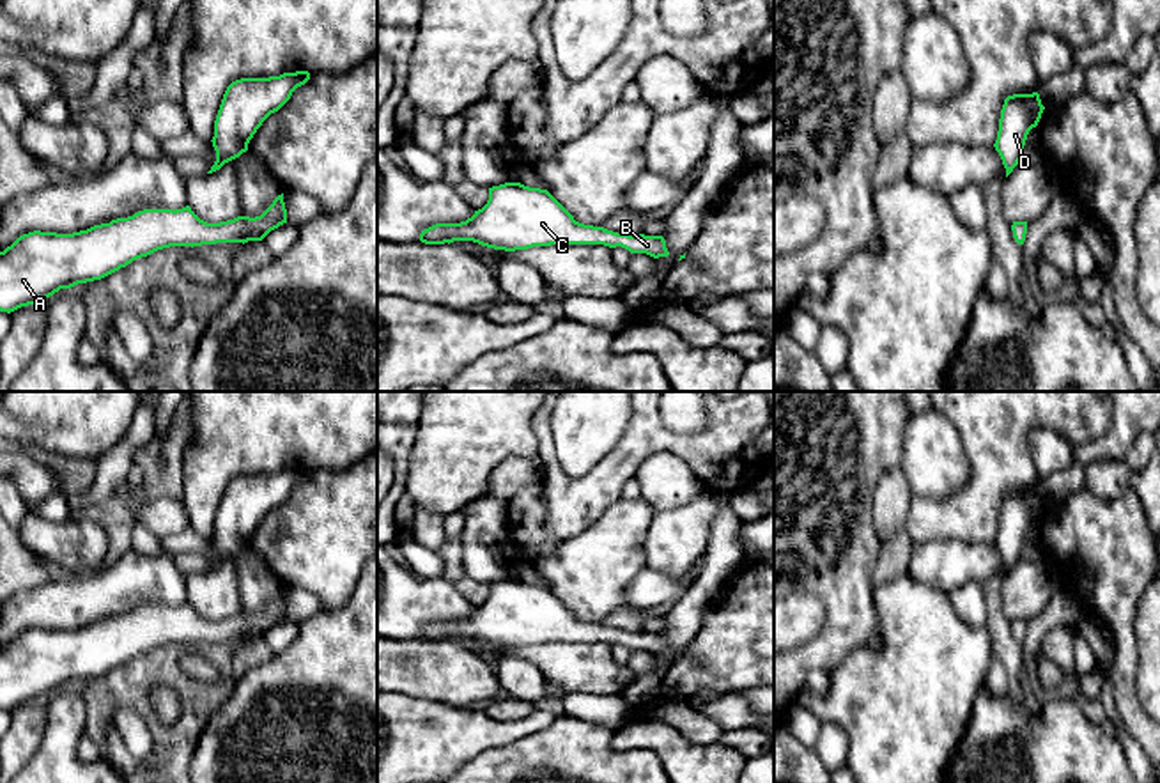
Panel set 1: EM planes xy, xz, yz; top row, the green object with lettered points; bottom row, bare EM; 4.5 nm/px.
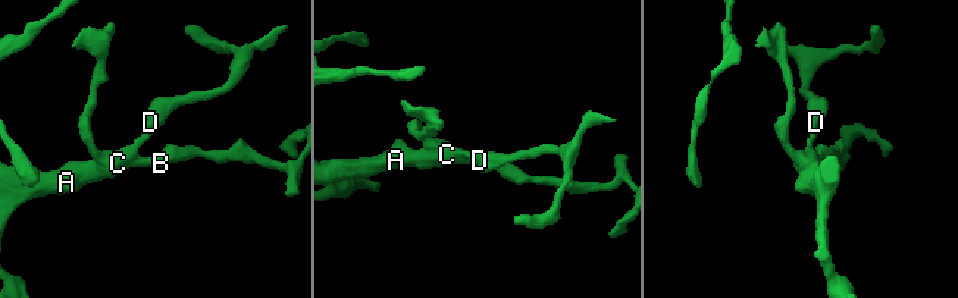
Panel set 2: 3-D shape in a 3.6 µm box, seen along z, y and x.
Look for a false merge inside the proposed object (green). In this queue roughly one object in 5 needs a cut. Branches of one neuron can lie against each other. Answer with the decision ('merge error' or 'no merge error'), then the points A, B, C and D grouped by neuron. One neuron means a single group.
no merge error; groups A B C D

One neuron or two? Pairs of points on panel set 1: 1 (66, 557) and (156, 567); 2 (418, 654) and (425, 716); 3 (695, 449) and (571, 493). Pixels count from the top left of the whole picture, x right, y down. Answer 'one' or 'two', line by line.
1: two
2: two
3: one

